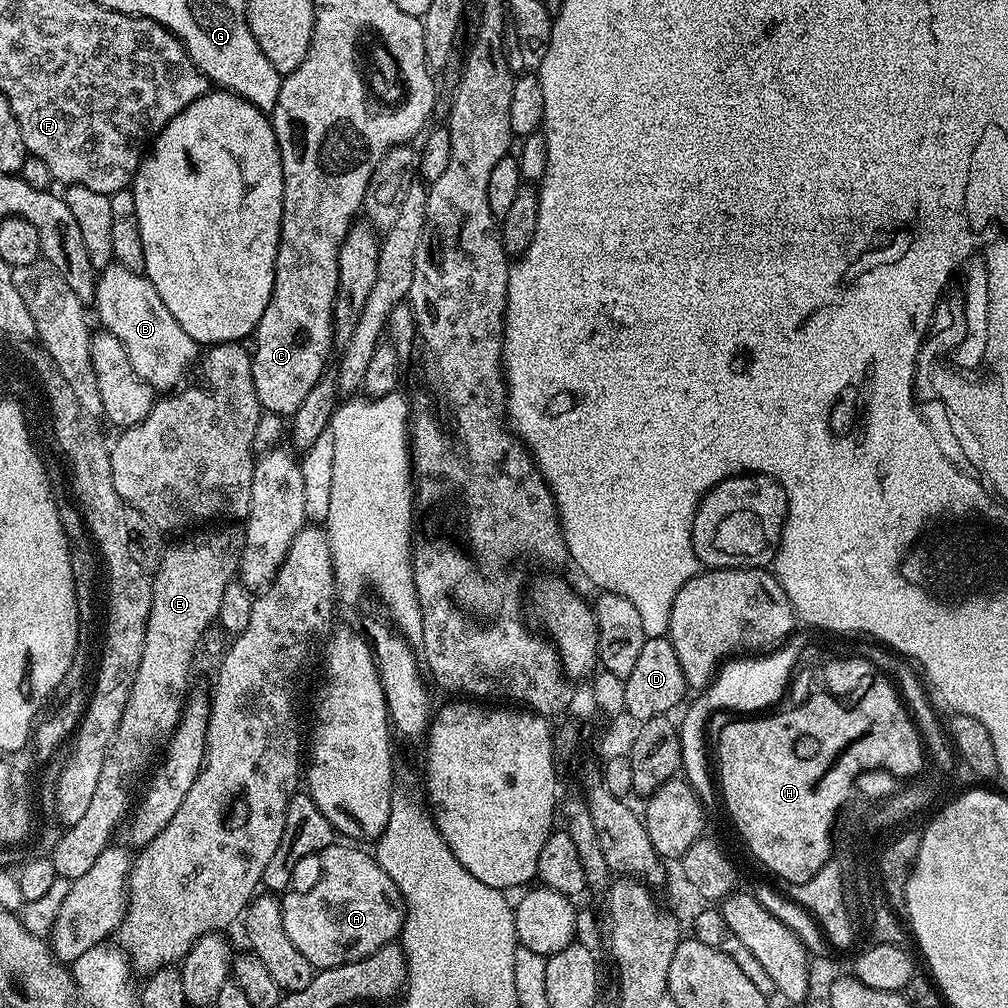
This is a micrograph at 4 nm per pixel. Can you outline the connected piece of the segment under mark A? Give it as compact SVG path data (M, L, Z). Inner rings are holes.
M333 842L329 848L318 853L320 881L309 892L289 891L282 900L282 922L286 928L286 938L290 938L294 946L298 946L298 954L303 954L306 962L310 962L316 970L366 958L393 943L404 927L404 908L400 891L396 889L386 870L382 870L375 855L368 853L367 856L360 849L363 847L340 843L344 842Z

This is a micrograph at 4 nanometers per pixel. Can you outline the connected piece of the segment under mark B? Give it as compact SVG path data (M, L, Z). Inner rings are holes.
M117 263L103 269L96 281L95 308L97 314L100 315L101 322L104 323L101 325L110 334L114 334L114 338L118 338L118 342L122 342L122 346L126 346L130 366L134 366L134 374L138 374L138 378L142 378L153 390L172 390L185 383L184 375L187 374L188 367L192 363L194 363L193 365L197 363L198 345L194 338L190 338L190 334L186 334L186 330L182 330L182 326L178 326L174 314L170 314L170 310L166 310L166 302L162 302L162 298L158 298L158 290L154 290L147 275L131 272Z

